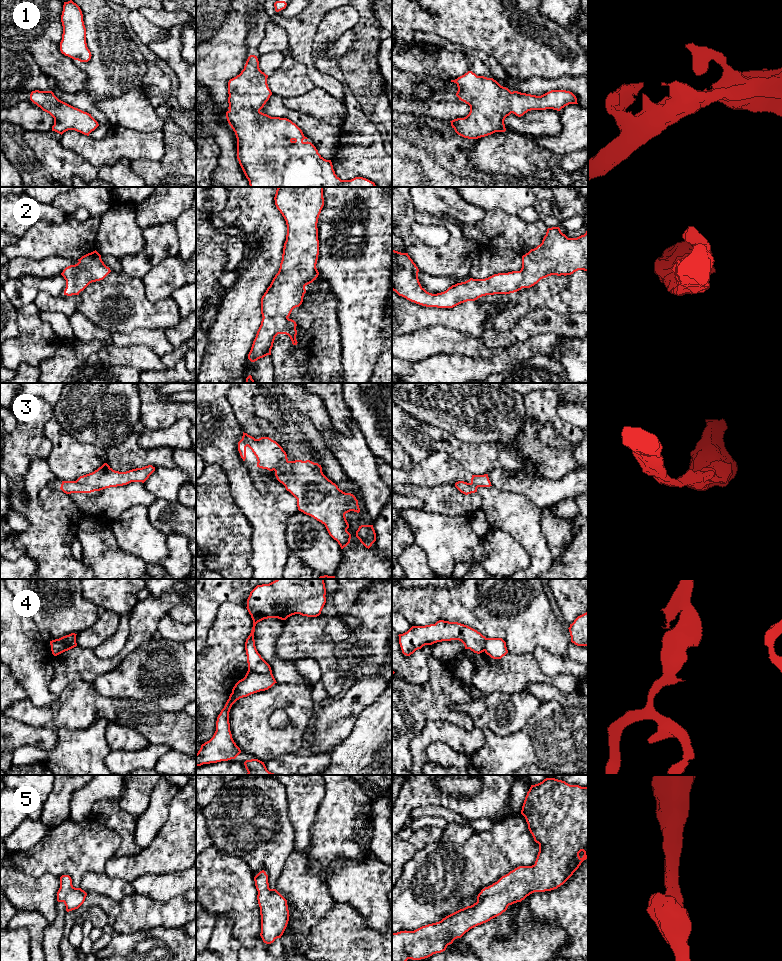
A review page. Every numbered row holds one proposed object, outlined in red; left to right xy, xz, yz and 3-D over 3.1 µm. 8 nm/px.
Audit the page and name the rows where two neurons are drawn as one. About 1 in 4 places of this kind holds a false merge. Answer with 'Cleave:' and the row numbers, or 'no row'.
Cleave: 3, 4

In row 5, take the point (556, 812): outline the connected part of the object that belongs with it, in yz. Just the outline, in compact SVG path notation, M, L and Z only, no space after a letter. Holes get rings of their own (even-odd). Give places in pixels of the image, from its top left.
M546 778L531 785L525 797L521 814L525 817L528 829L534 841L539 844L539 852L532 866L519 866L502 876L497 882L485 887L477 896L477 902L460 909L441 921L422 926L414 931L392 933L392 961L421 960L446 950L457 938L461 938L470 929L486 923L505 912L509 905L521 902L534 892L545 892L563 885L588 858L588 787L570 785L555 778Z

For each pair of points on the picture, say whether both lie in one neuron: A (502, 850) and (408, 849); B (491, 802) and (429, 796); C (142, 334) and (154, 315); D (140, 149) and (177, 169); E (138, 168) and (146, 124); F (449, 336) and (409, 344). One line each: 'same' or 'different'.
A: different
B: same
C: different
D: different
E: different
F: same

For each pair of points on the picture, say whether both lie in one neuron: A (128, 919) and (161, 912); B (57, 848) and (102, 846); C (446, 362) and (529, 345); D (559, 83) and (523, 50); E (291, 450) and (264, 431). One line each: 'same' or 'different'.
A: same
B: same
C: same
D: different
E: different

